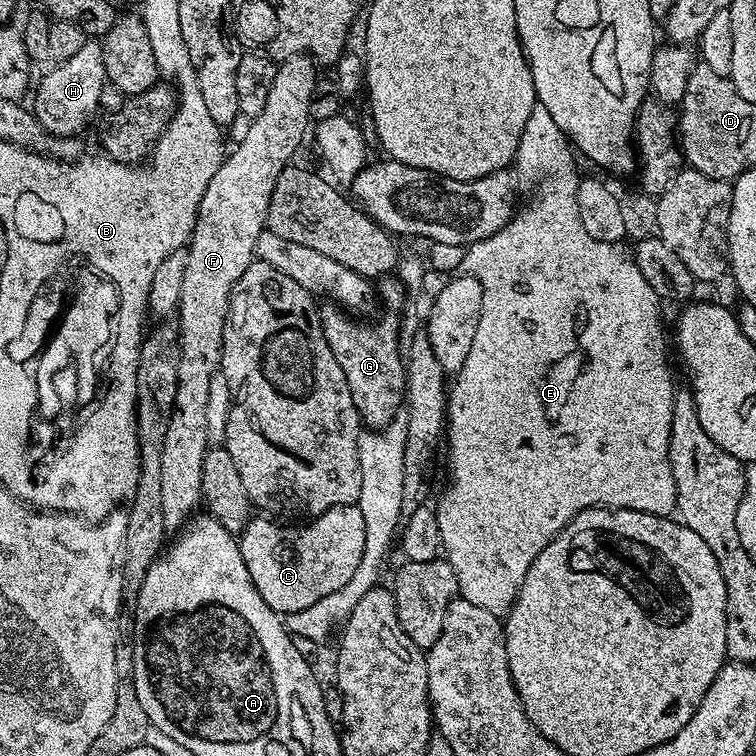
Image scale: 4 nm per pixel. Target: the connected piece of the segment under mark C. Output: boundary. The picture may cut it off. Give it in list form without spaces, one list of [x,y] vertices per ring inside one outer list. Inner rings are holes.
[[[357,503],[326,510],[320,516],[301,523],[304,524],[301,528],[283,528],[280,524],[256,519],[249,519],[243,532],[239,533],[238,543],[242,550],[242,562],[246,562],[246,570],[250,570],[250,578],[258,594],[262,594],[262,602],[266,602],[266,606],[270,606],[275,612],[287,614],[305,610],[318,599],[341,590],[342,586],[350,582],[354,570],[358,569],[365,545],[366,529],[362,510]]]

